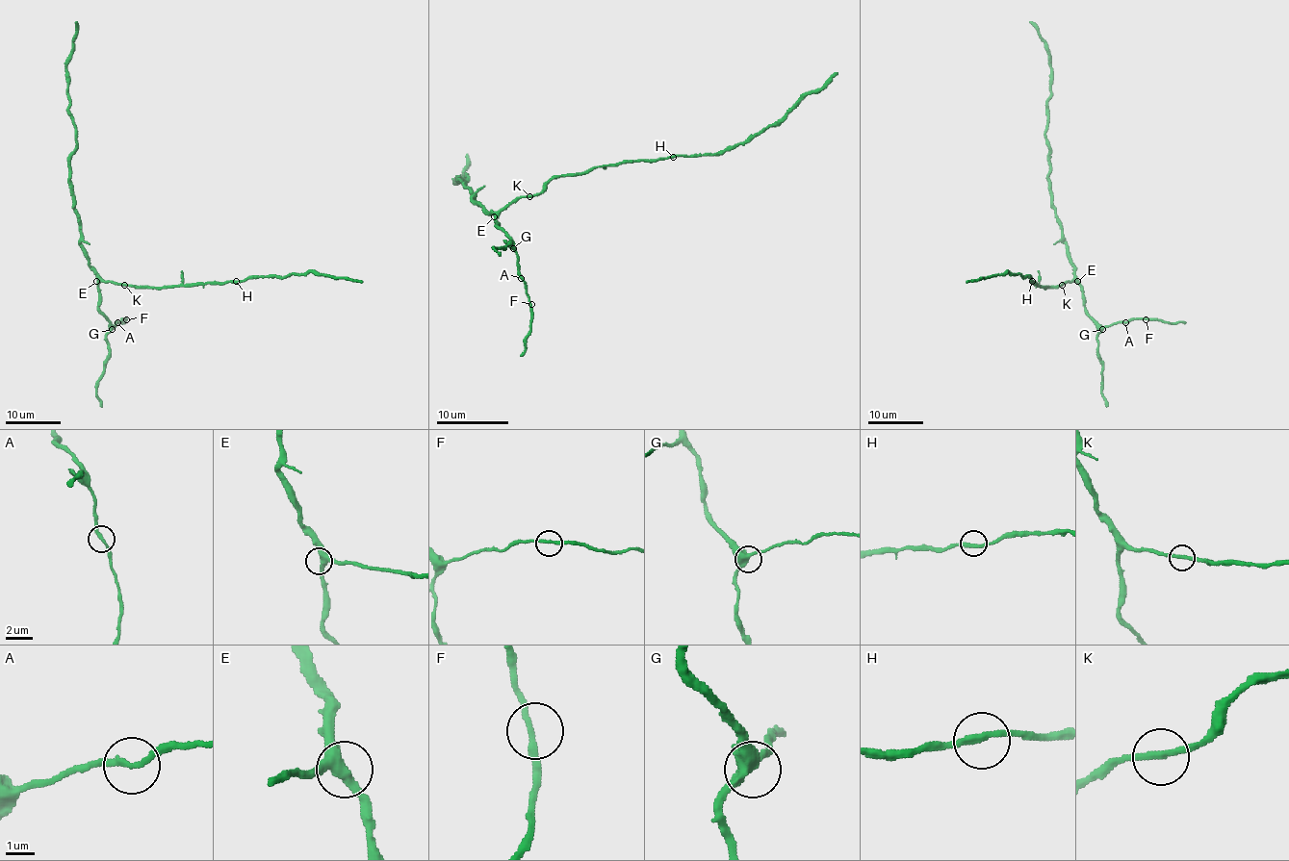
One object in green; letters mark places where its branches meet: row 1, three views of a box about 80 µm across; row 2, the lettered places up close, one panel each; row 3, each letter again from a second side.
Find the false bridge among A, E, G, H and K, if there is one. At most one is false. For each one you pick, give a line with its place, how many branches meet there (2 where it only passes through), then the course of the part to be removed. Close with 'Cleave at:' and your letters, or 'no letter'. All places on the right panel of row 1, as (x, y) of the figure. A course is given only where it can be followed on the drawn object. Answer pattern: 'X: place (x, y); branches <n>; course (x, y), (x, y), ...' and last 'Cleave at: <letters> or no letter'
Cleave at: no letter

